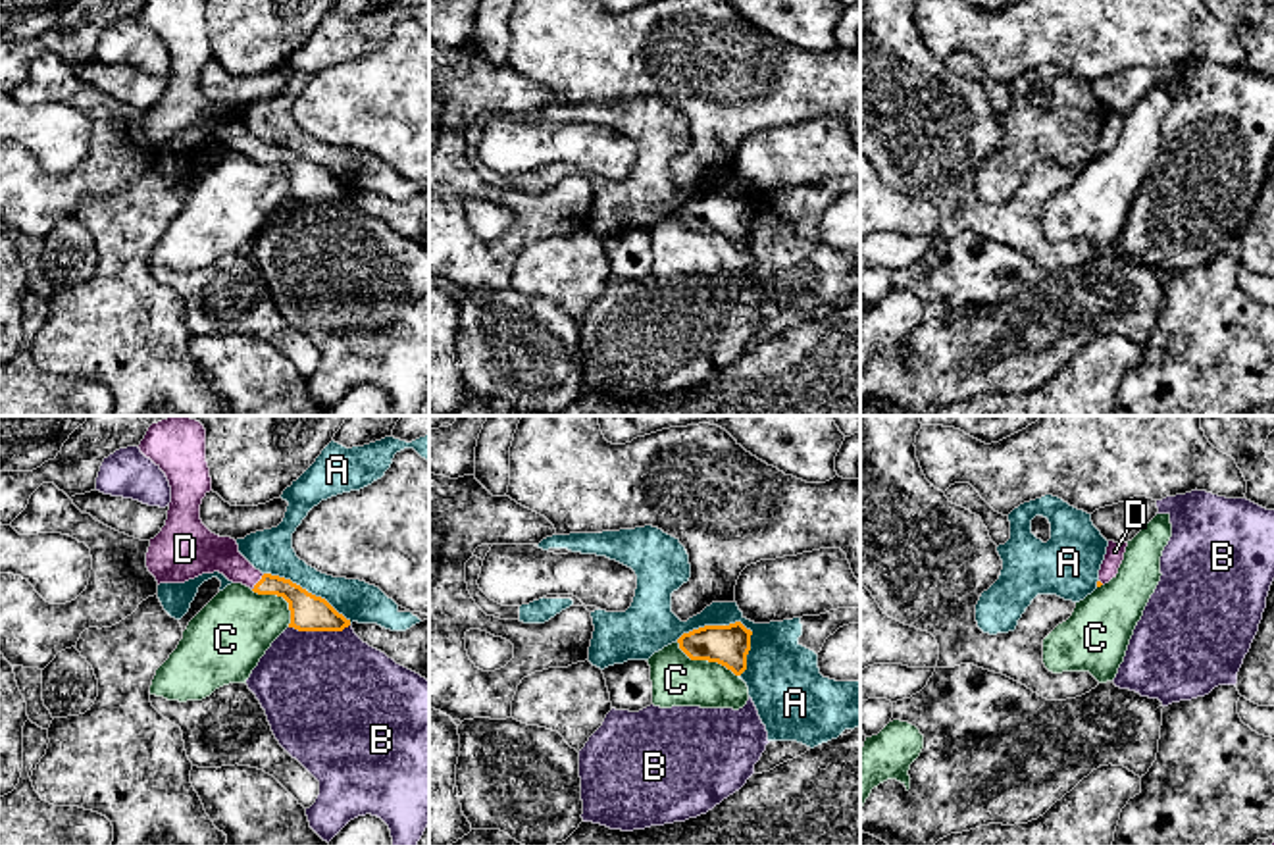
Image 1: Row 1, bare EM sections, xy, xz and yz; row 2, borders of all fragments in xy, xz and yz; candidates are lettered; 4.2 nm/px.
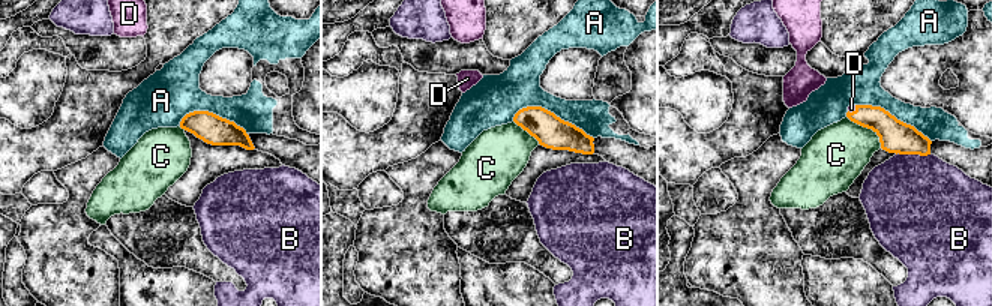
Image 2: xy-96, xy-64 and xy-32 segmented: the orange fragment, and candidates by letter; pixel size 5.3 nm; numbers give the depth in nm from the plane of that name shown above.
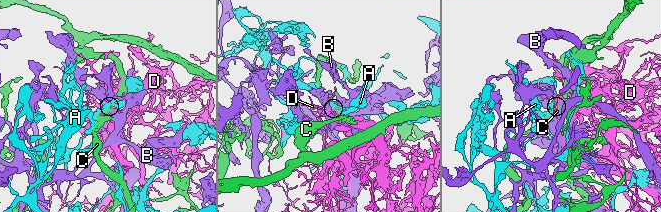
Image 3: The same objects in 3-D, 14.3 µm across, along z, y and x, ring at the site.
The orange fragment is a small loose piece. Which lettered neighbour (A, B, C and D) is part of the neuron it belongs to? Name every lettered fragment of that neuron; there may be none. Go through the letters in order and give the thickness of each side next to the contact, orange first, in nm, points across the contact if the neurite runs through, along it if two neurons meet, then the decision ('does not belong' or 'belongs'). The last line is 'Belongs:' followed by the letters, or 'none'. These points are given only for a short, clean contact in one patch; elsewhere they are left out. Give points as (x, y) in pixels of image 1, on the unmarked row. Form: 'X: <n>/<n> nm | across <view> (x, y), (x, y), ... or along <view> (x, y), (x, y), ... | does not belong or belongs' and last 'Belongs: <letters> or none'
A: 170/190 nm | does not belong
B: 160/500 nm | along xy (349, 193), (341, 199), (289, 197) | does not belong
C: 170/200 nm | along xz (676, 210), (691, 228), (716, 230), (738, 245) | does not belong
D: 160/170 nm | across xy (308, 181), (283, 156), (258, 151), (222, 124), (206, 122) | belongs
Belongs: D

